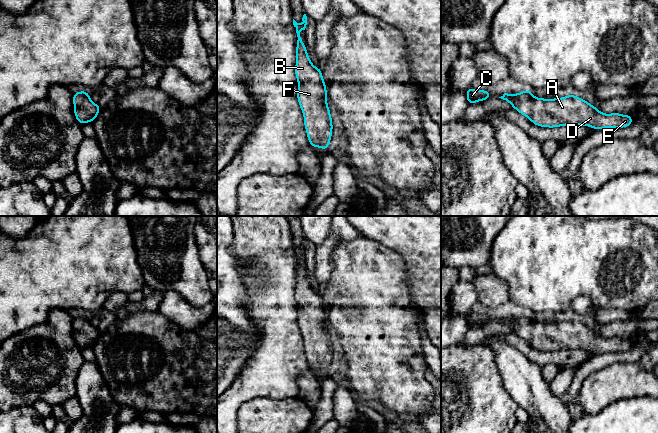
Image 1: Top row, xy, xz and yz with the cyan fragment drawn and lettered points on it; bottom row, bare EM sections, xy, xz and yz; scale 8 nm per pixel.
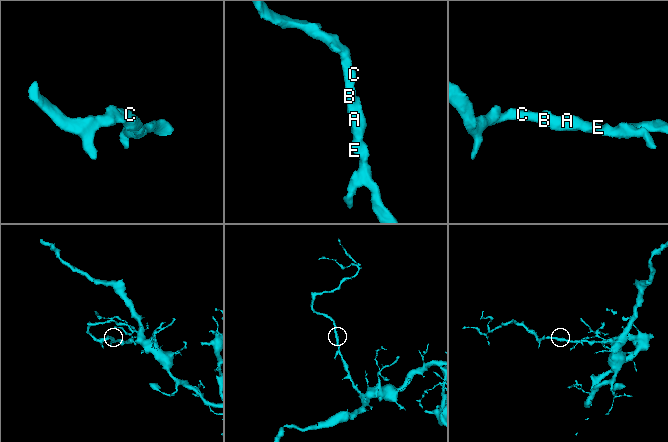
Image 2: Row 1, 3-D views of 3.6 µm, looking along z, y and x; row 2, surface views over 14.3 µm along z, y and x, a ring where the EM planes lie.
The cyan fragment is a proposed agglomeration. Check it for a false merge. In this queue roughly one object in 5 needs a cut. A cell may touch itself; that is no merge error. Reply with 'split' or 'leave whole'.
leave whole

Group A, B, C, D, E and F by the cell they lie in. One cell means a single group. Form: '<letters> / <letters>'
A B C D E F

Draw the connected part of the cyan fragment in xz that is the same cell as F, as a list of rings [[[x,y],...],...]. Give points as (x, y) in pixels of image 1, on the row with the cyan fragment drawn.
[[[307,16],[299,25],[293,19],[297,33],[295,76],[298,80],[297,99],[304,116],[304,126],[311,147],[328,150],[332,137],[332,118],[327,104],[327,90],[321,68],[316,68],[306,50],[300,33],[305,30]]]

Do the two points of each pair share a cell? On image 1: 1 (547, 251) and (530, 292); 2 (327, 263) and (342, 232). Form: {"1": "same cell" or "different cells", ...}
{"1": "same cell", "2": "same cell"}

